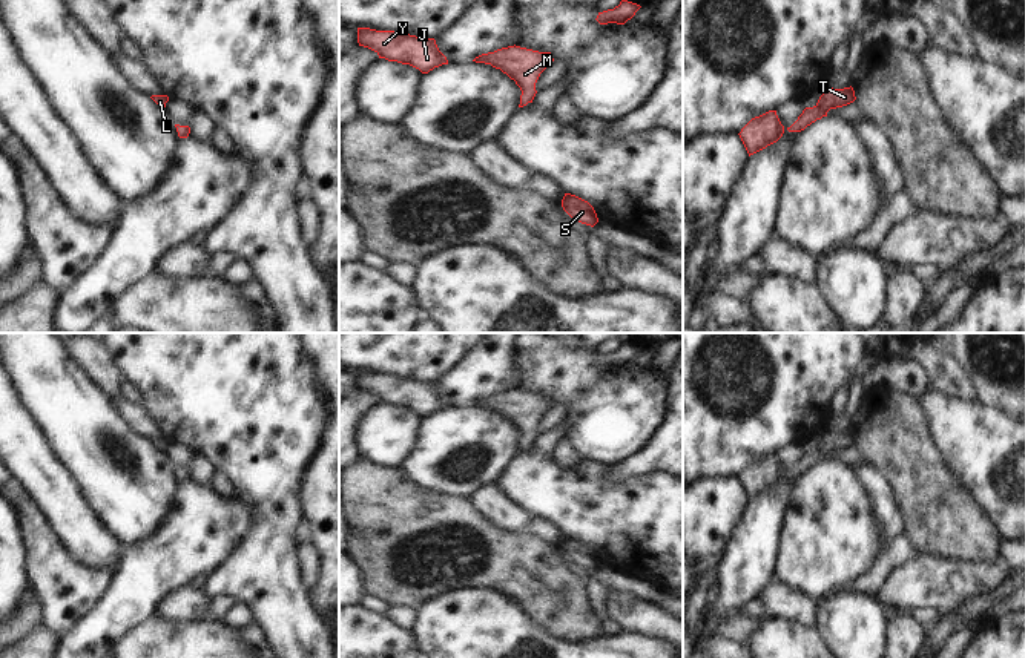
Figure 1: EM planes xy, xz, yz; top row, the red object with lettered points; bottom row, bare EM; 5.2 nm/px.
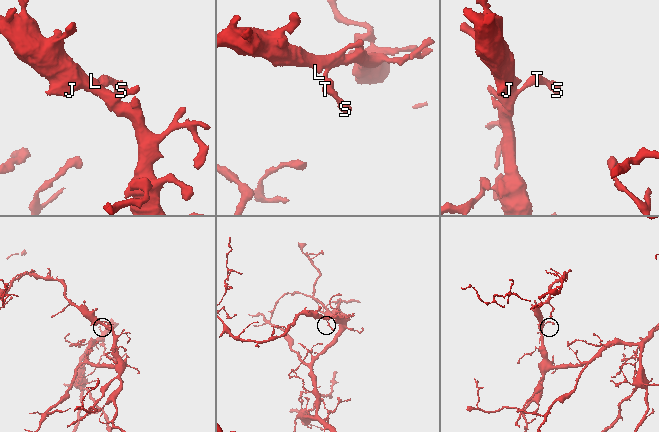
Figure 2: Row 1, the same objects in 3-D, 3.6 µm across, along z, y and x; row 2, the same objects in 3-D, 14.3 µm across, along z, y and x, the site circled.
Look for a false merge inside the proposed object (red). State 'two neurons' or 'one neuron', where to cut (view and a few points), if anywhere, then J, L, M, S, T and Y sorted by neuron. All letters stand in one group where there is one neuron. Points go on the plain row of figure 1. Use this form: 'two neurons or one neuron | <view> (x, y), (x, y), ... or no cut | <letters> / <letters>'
one neuron | no cut | J L M S T Y

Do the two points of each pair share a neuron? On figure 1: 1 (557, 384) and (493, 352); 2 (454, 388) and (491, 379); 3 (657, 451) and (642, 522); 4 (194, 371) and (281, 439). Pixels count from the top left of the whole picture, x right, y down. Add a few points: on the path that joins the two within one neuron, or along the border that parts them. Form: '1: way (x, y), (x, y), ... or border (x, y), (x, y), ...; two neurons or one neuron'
1: border (513, 348), (516, 387); two neurons
2: way (464, 384), (467, 381), (482, 381); one neuron
3: border (666, 471), (652, 471), (619, 482); two neurons
4: way (215, 376), (260, 421); one neuron

